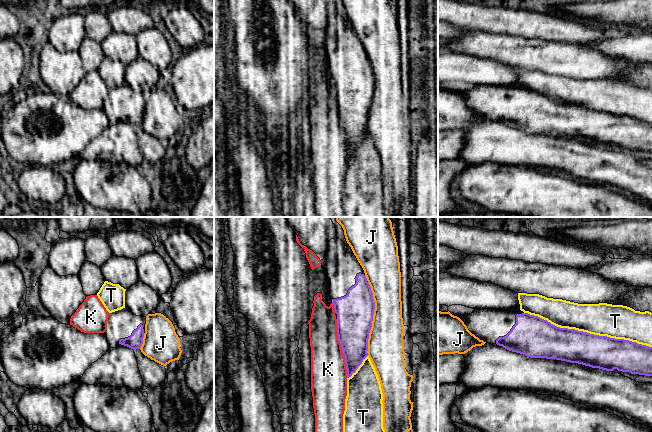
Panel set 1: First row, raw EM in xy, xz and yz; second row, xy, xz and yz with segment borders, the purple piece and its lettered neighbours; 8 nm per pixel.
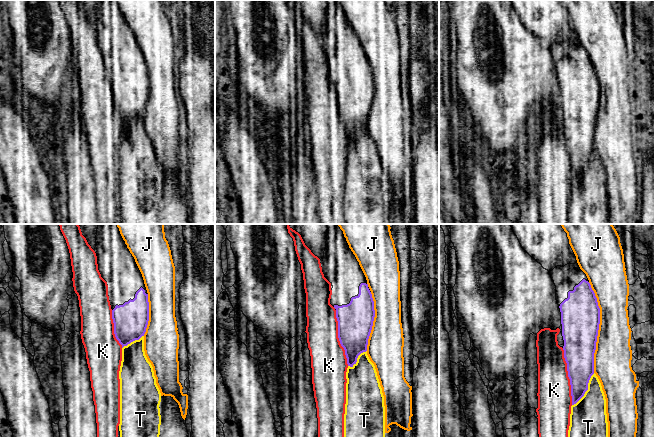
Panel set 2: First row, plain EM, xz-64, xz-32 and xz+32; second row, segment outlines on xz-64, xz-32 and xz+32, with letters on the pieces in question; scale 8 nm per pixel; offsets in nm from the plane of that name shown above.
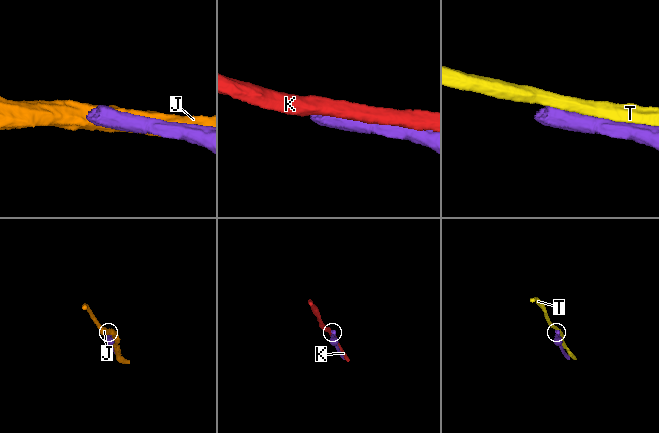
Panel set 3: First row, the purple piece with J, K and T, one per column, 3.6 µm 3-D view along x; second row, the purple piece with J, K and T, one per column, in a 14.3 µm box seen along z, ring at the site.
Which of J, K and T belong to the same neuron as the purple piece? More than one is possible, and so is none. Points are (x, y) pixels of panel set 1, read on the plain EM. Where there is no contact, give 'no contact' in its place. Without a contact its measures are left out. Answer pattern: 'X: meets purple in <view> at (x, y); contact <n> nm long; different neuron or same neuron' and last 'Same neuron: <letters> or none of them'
J: meets purple in xz at (372, 95); contact 600 nm long; different neuron
K: meets purple in xz at (341, 124); contact 480 nm long; different neuron
T: meets purple in yz at (588, 109); contact 1050 nm long; different neuron
Same neuron: none of them

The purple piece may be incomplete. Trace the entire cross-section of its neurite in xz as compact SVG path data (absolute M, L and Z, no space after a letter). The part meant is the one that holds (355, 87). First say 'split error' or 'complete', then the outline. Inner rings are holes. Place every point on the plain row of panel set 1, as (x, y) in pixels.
split error; M334 1L337 11L330 16L321 40L331 55L329 72L334 81L338 116L349 154L368 132L375 78L364 46L346 17L342 2Z

